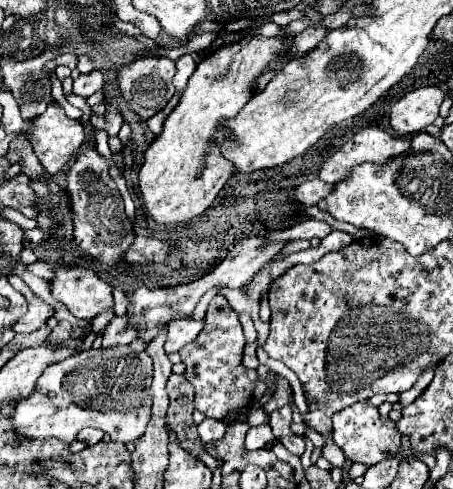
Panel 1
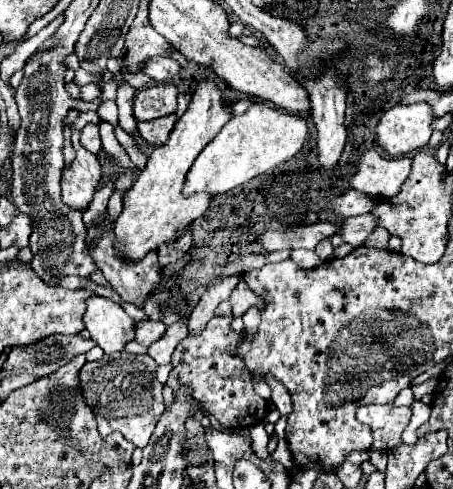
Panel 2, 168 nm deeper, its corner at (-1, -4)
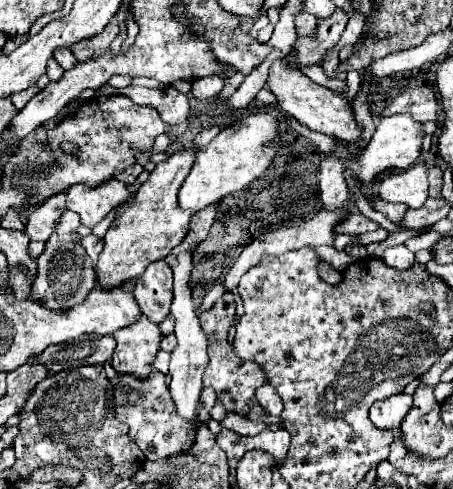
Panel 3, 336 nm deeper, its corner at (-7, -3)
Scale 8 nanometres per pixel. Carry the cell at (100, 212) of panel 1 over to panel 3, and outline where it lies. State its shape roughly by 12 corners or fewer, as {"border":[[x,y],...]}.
{"border":[[152,262],[132,294],[160,324],[170,314],[172,270]]}

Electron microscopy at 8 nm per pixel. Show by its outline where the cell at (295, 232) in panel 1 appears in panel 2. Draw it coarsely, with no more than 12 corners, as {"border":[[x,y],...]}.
{"border":[[370,213],[346,217],[336,235],[352,247],[364,245],[376,223]]}

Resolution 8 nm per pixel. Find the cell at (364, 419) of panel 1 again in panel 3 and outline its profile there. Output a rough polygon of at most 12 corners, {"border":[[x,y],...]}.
{"border":[[394,394],[370,408],[370,420],[394,432],[412,408],[412,396]]}

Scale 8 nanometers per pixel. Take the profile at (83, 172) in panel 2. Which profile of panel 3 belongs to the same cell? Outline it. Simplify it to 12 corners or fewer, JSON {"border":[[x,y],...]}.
{"border":[[110,180],[98,188],[76,184],[68,210],[94,228],[108,212],[132,198]]}

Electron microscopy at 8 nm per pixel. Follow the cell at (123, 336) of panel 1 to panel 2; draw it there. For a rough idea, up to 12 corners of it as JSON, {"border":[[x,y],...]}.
{"border":[[136,321],[136,341],[148,347],[162,337],[162,321]]}

